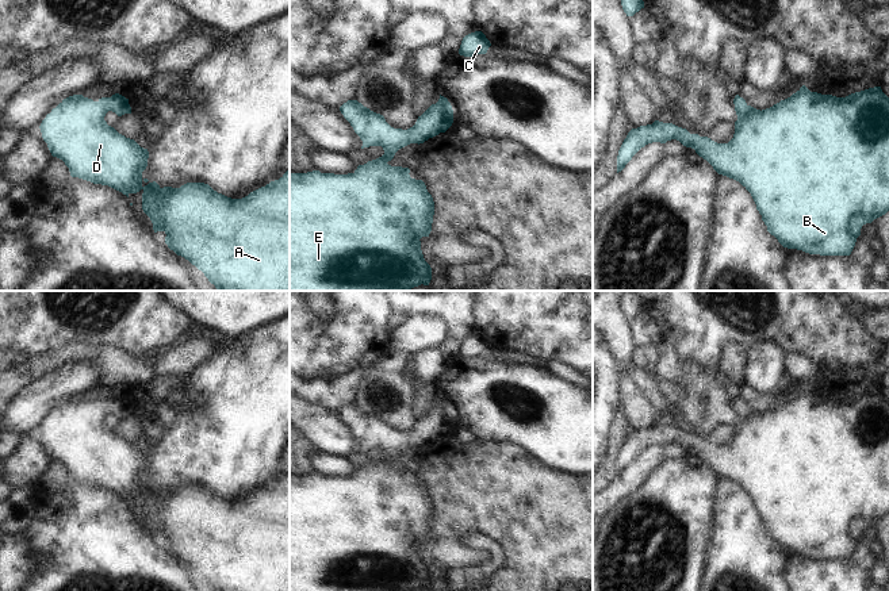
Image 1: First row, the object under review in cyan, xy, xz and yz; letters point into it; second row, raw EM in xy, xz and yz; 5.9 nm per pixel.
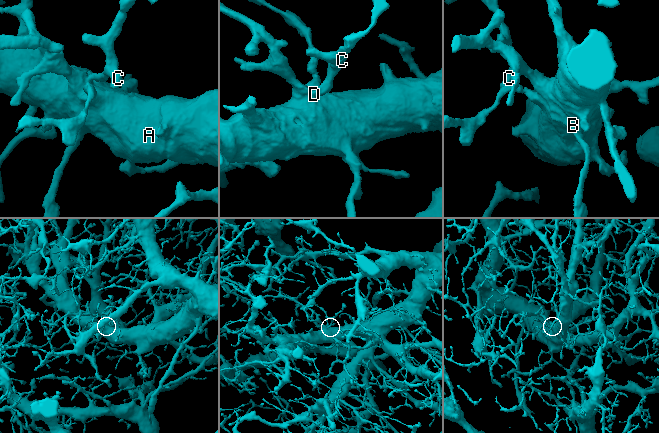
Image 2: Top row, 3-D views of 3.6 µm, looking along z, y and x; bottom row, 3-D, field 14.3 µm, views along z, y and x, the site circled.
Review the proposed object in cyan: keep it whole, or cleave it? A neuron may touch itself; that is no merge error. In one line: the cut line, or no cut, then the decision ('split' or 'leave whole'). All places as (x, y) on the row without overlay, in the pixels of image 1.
no cut | leave whole

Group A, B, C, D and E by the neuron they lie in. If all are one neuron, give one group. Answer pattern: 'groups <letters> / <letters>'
groups A B C D E

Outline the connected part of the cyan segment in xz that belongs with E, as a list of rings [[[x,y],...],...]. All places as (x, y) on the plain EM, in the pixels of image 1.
[[[440,398],[438,404],[432,407],[421,419],[418,419],[415,427],[407,433],[391,430],[383,418],[371,414],[357,403],[348,403],[340,410],[340,414],[363,444],[361,452],[369,449],[382,449],[384,457],[376,463],[368,464],[364,468],[359,468],[353,476],[348,477],[321,476],[319,473],[307,476],[290,476],[290,591],[414,591],[421,587],[429,588],[432,583],[432,571],[424,561],[419,542],[422,540],[429,540],[432,534],[434,518],[433,500],[428,495],[422,483],[410,480],[409,471],[391,469],[387,465],[394,461],[399,452],[410,446],[424,446],[429,441],[433,441],[440,435],[445,435],[453,426],[453,412],[451,406],[447,400]]]

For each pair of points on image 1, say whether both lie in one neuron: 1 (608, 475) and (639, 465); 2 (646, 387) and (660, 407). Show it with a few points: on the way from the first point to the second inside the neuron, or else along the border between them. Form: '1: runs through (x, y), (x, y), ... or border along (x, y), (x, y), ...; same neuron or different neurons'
1: border along (617, 476), (606, 488); different neurons
2: runs through (650, 392), (658, 402); same neuron

